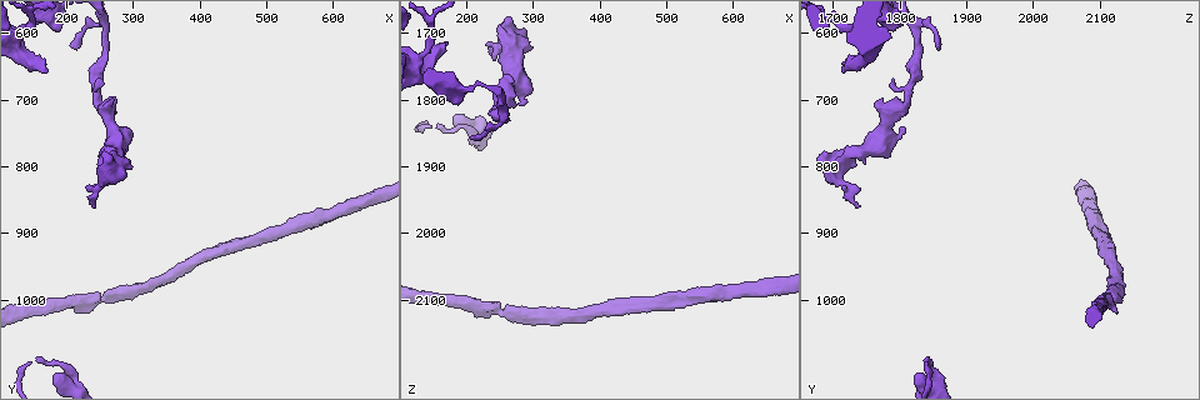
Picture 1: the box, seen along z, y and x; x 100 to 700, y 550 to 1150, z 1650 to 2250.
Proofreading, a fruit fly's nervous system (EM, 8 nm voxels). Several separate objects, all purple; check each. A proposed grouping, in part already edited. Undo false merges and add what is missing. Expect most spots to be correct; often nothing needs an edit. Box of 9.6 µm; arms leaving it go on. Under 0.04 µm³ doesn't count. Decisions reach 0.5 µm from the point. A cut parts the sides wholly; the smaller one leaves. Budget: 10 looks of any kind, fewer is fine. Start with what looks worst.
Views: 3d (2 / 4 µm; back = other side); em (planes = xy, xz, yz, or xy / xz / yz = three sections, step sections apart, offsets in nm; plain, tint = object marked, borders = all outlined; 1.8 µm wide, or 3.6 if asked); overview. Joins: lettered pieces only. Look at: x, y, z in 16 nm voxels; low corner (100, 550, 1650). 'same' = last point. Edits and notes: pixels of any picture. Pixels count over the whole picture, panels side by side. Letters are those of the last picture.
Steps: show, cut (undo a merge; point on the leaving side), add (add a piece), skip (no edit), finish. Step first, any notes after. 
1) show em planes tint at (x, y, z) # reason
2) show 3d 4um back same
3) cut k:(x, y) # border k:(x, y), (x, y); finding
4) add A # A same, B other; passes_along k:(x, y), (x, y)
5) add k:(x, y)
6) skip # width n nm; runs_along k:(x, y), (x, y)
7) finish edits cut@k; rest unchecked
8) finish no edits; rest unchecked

show em planes borders at (170, 655, 1715) # stops while still wide

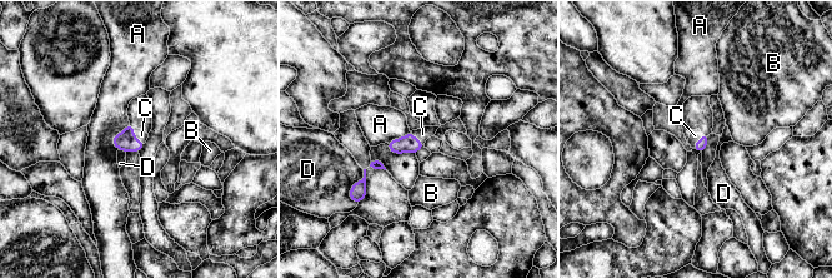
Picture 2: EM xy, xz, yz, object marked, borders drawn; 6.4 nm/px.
add C # A other, B other, C same, D other; passes_along 2:(126, 142), (134, 137), (141, 135); it goes on there

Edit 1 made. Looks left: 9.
show overview # see it whole again

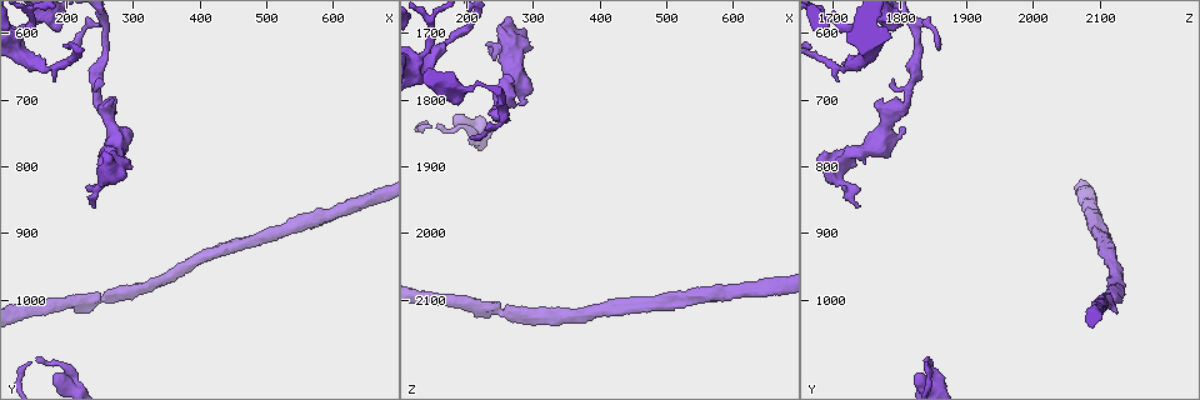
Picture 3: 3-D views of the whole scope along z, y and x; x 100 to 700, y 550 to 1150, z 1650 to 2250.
show em yz step 16 borders at (240, 860, 1735) # free end

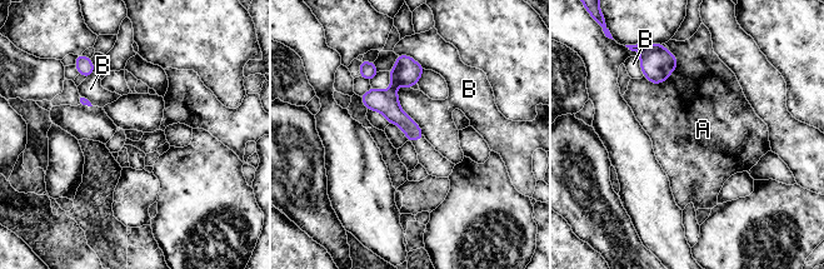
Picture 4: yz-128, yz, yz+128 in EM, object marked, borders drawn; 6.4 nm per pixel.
show em planes borders same # another direction

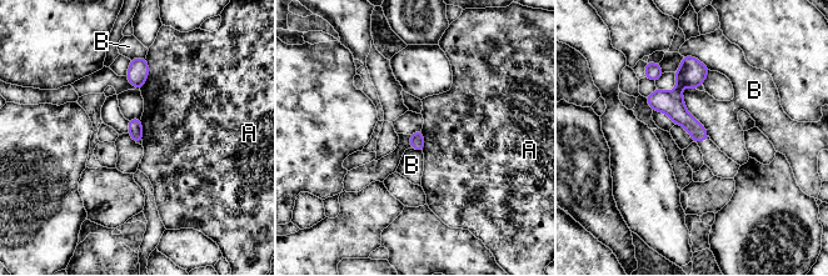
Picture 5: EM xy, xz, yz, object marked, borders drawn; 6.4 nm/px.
skip # A other, B other; border 5:(146, 58), (148, 78), (140, 89); no lettered piece goes on from it

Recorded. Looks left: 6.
show em planes borders at (290, 740, 1800) # an open end

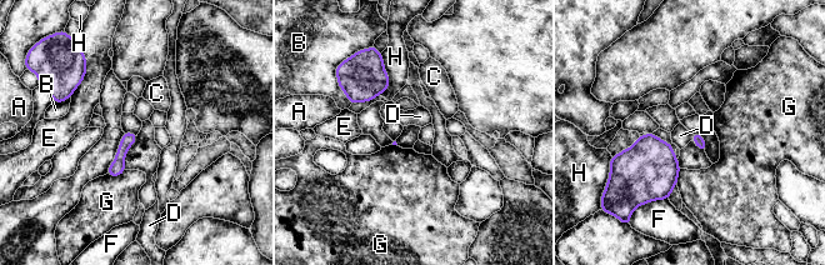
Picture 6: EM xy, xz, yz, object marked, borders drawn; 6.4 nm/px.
skip # A other, B other, C other, D other, E other, F other, G other, H other; border 6:(691, 134), (693, 140); no lettered piece goes on from it

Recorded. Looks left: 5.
show 3d 4um at (210, 620, 1860) # free end

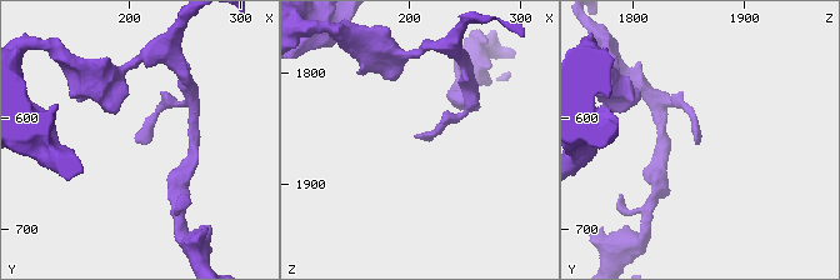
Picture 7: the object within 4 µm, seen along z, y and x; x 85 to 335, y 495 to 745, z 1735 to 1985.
show em xz step 8 tint at (208, 624, 1858)

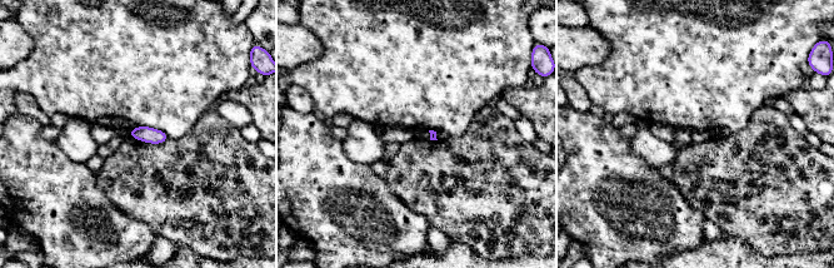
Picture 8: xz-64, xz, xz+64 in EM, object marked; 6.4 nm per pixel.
show em planes borders same # another direction

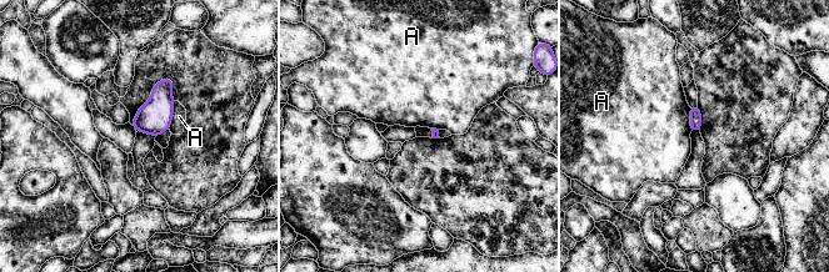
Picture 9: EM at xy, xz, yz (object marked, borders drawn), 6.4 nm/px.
skip # A other; border 9:(174, 101), (171, 125), (168, 129); none of them fits

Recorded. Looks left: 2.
finish edits add@2; rest unchecked

